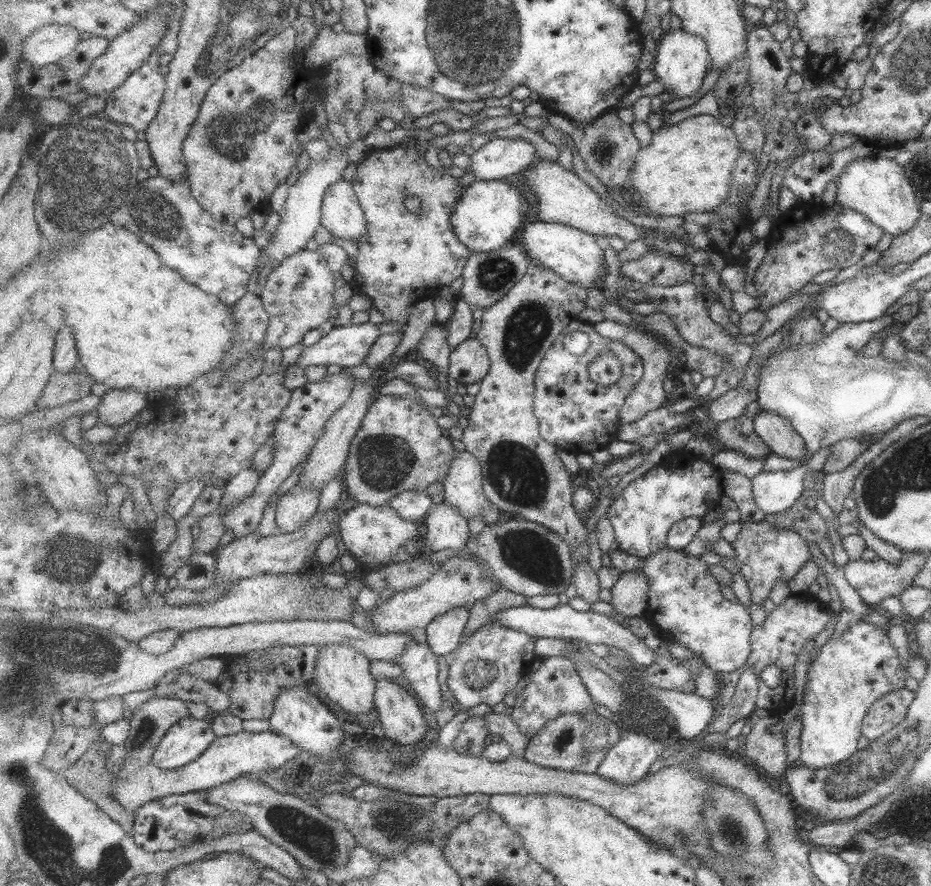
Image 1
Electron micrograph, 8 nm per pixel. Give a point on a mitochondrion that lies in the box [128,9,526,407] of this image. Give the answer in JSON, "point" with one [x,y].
{"point":[233,133]}

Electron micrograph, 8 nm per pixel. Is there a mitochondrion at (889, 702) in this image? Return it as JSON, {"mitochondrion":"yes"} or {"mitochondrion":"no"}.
{"mitochondrion":"no"}

